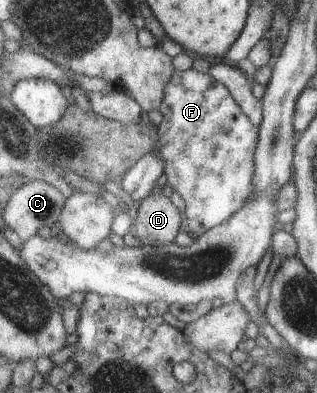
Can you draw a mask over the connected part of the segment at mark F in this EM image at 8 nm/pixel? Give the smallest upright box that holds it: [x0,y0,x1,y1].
[157,68,260,237]

